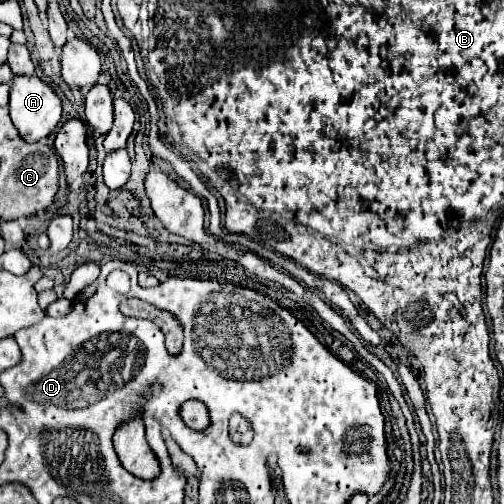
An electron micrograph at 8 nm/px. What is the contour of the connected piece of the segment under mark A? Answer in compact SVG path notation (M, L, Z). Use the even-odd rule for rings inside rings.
M15 75L11 85L11 101L9 101L9 113L13 125L19 129L21 137L25 141L41 141L43 137L49 137L53 129L57 127L61 119L61 99L51 89L49 83L39 79L37 75Z

